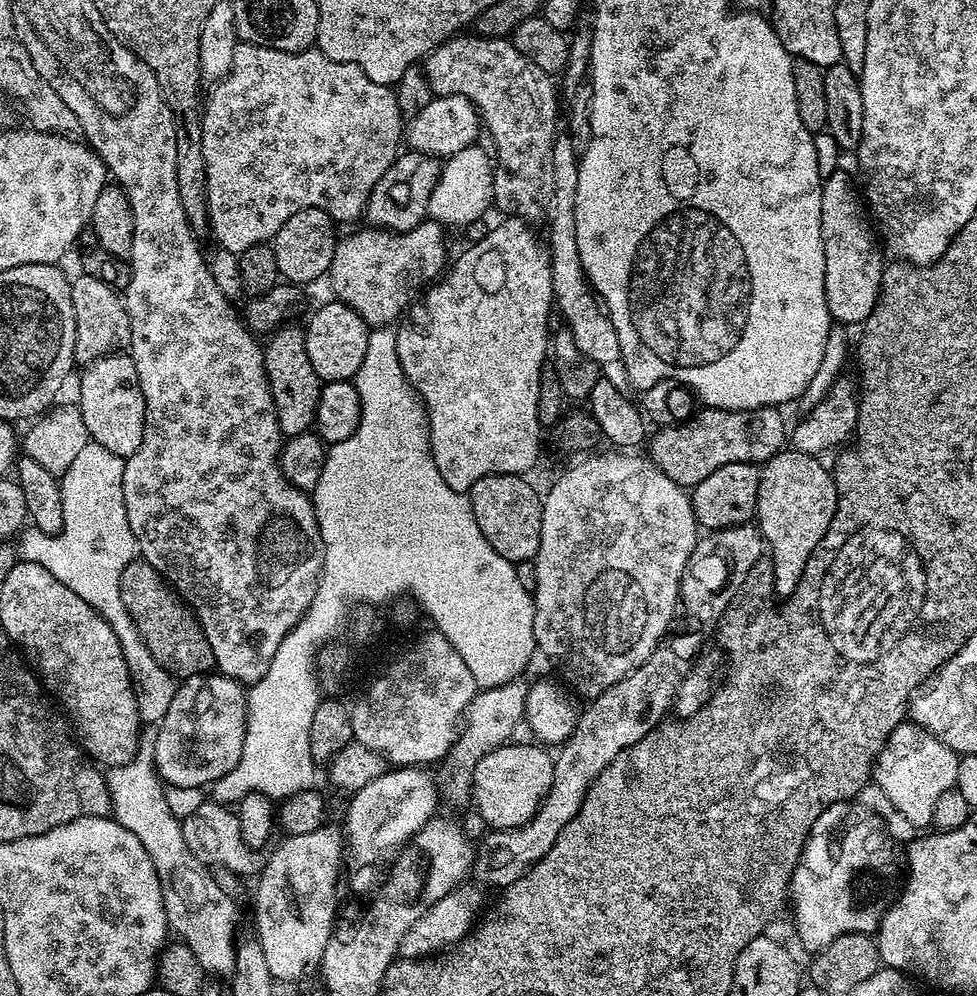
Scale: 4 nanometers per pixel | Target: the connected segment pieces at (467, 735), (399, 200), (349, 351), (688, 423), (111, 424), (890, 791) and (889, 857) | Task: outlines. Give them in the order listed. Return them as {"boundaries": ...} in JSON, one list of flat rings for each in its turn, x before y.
{"boundaries":[[[524,678,506,682,502,686,494,686,477,691,475,698,468,703,468,709,462,717,462,727,452,742,452,748,443,756,439,765,438,791,439,795,452,804,460,804,469,799,472,791,472,775,475,764,487,752,493,751,513,739,516,727,525,719,525,700,530,684]],[[411,150,401,151,390,170,378,178,370,194,366,209,367,223,390,232,409,232,423,224,428,216,430,194,434,194,441,167,441,161,435,156,424,156]],[[335,298,329,299,329,301,329,304,322,305,309,318,308,324,303,325,304,337,306,338,306,355,310,357,310,366,314,366,314,374,318,374,321,381,352,380,358,374,358,366,362,366,362,358,366,358,370,325,349,304,344,304]],[[701,407,692,419,672,422,647,445,646,452,652,463,659,466,662,474,681,488,691,490,702,478,714,474,718,466,734,462,763,465,786,444,786,424,779,407,751,408,748,412,735,412,725,408]],[[111,354,98,357,88,364,80,376,79,420,88,431,88,439,98,446,106,446,110,454,127,457,142,446,146,402,138,382,138,370,131,355]],[[905,722,888,735,884,749,876,757,874,782,880,787,882,794,890,798,892,805,906,814,906,818,910,818,916,829,924,830,932,823,938,798,942,798,946,790,956,787,960,759,958,753,931,736,925,728]],[[847,803,830,806,820,815,818,822,811,824,808,840,804,843,800,861,792,875,790,912,792,908,793,914,796,915,796,936,800,939,801,946,809,948,809,953,812,954,830,946,834,938,842,938,851,932,875,933,894,896,892,883,896,880,897,845,890,839,879,819,856,820,841,834,837,844,832,841,832,835,839,830,840,823,848,816,848,807]]]}

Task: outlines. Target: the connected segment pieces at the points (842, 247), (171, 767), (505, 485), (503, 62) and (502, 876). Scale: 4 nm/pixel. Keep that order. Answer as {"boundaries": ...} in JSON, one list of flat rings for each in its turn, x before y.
{"boundaries":[[[844,170,830,174,822,183,822,242,826,254,824,285,828,312,837,325,859,325,867,320,880,296,885,261,880,260,881,245,874,235,869,213,861,200,857,185,856,188,852,185,851,178]],[[201,674,179,681,174,702,160,721,154,758,156,773,165,785,200,788,241,767,248,726,245,685,223,674]],[[490,474,486,478,478,478,466,493,472,502,478,530,482,530,486,542,490,542,502,558,514,565,521,564,523,560,535,560,542,542,542,496,524,480,527,479,523,475]],[[457,34,444,41,423,61,432,95,465,96,476,107,481,125,492,135,495,207,500,207,509,217,536,222,547,213,554,193,552,147,558,131,557,85,552,85,553,77,549,73,518,54,511,39,468,35]],[[698,632,673,633,665,637,642,666,587,703,586,710,578,714,571,736,555,755,553,784,532,819,516,828,488,833,486,856,489,867,484,874,488,882,500,880,500,888,508,887,545,856,561,830,581,808,593,781,621,752,627,751,663,721,663,715,668,708,671,709,682,680,691,673,692,662,703,642]]]}

